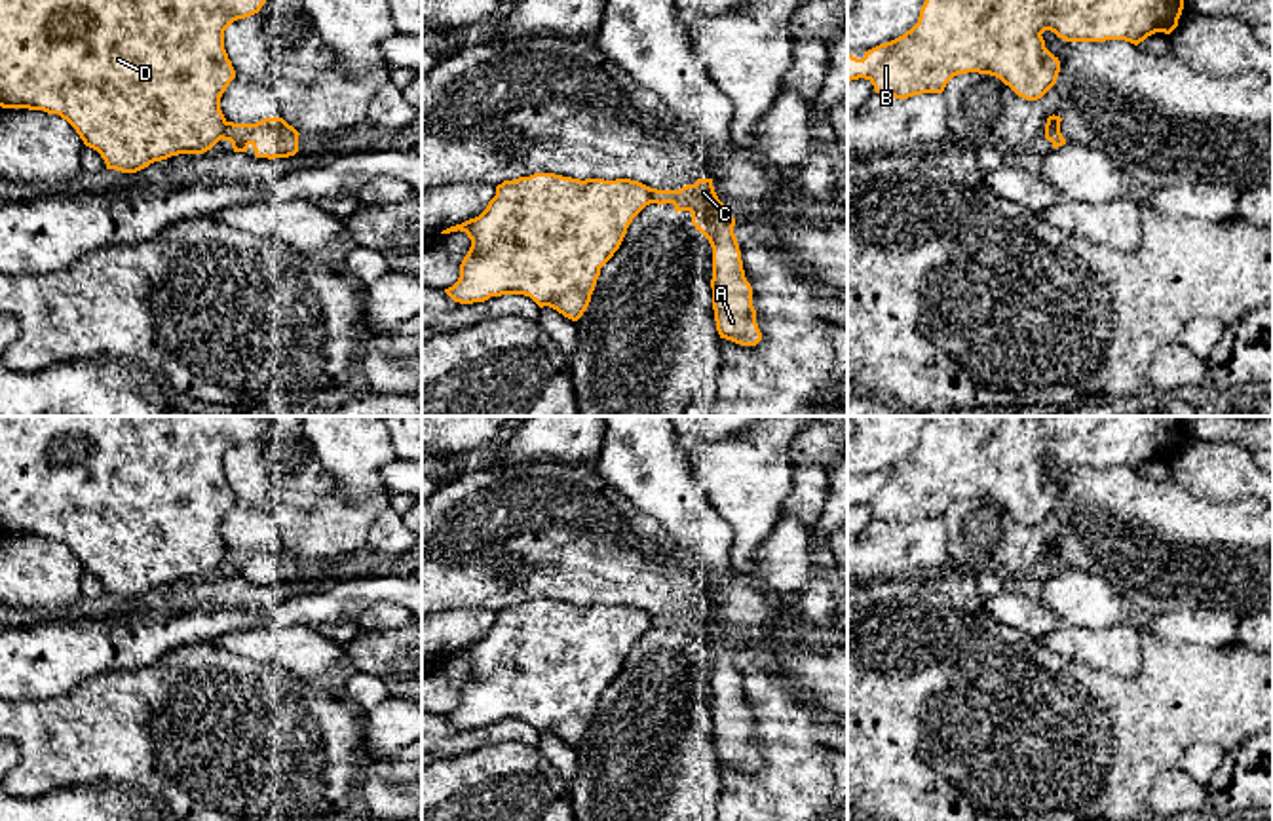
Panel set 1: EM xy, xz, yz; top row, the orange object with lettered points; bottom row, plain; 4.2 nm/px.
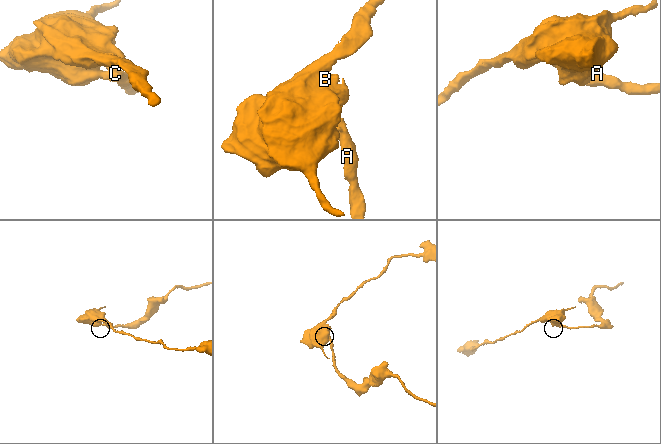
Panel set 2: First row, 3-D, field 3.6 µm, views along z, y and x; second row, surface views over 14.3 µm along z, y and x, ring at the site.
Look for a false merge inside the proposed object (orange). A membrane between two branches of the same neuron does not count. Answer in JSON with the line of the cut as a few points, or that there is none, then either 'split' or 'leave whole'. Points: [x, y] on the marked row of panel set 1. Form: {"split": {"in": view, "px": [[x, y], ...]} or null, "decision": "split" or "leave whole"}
{"split": {"in": "xy", "px": [[227, 122], [219, 137]]}, "decision": "split"}

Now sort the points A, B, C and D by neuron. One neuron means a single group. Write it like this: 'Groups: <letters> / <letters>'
Groups: A C / B D

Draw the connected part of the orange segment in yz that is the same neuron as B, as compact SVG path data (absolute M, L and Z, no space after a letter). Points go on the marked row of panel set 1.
M925 0L918 23L902 36L864 51L863 59L847 53L847 82L864 78L876 93L908 99L942 93L954 76L978 72L1037 101L1060 72L1058 57L1045 48L1045 30L1066 42L1125 40L1138 46L1155 32L1170 34L1182 10L1184 0Z

